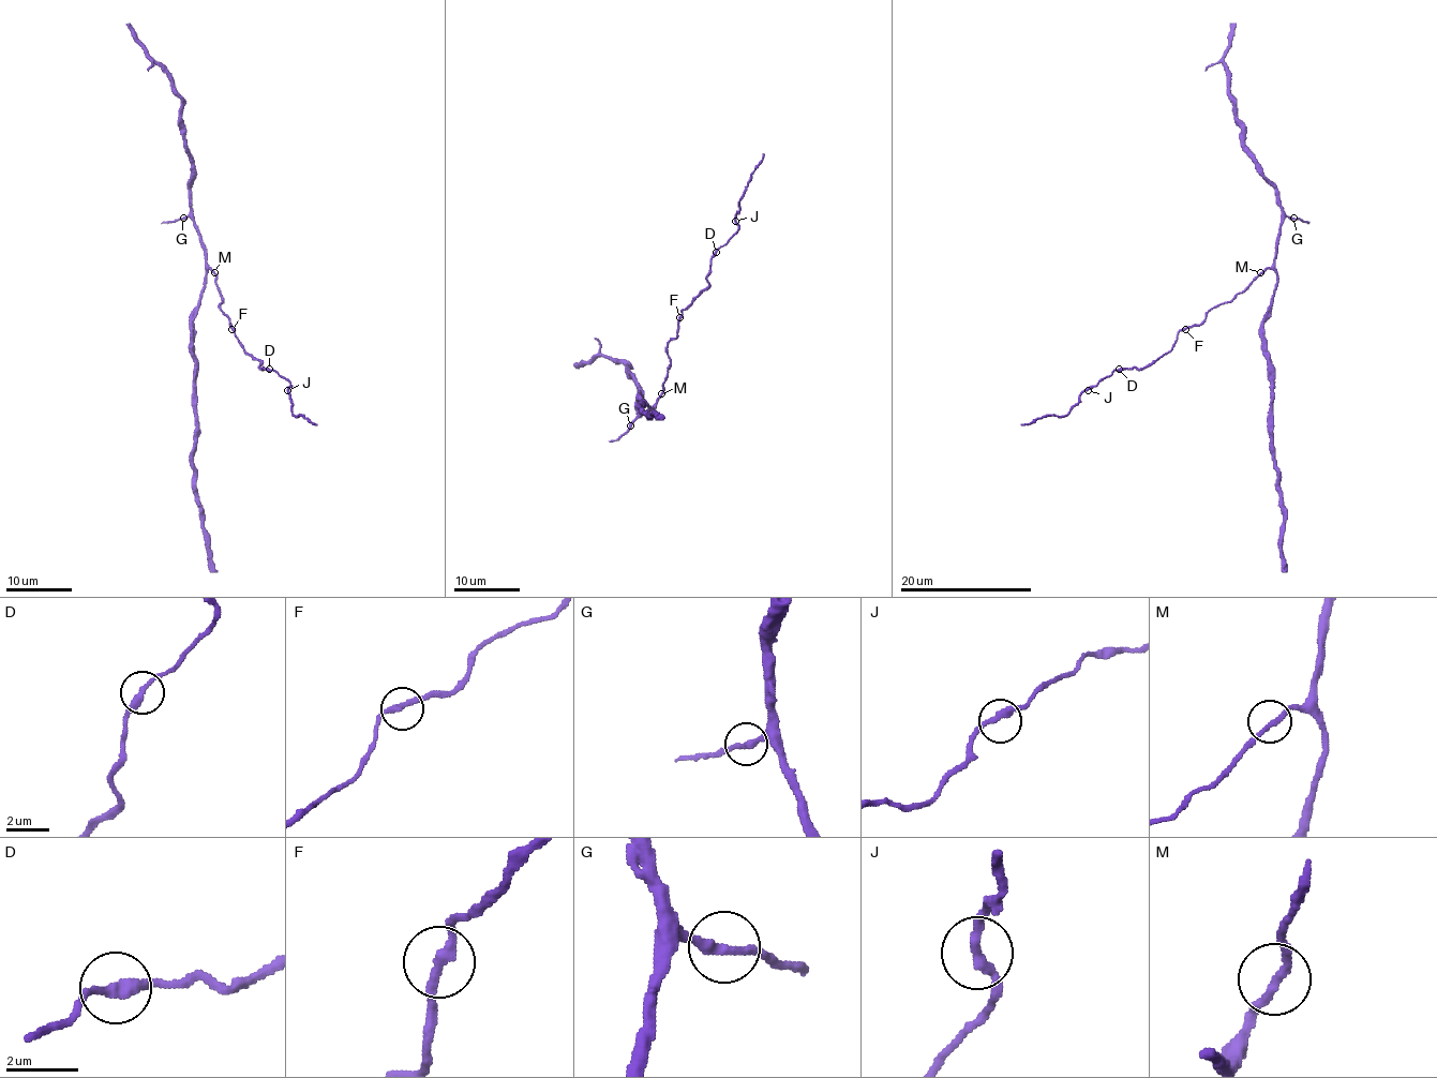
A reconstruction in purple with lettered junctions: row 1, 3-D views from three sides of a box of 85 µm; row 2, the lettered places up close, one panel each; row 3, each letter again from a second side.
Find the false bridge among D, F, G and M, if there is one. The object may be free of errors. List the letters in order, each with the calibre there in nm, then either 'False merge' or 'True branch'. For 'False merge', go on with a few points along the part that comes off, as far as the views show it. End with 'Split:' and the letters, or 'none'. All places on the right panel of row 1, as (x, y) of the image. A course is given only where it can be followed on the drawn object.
D: Thickness 300 nm. True branch
F: Thickness 280 nm. True branch
G: Thickness 280 nm. True branch
M: Thickness 220 nm. True branch
Split: none

